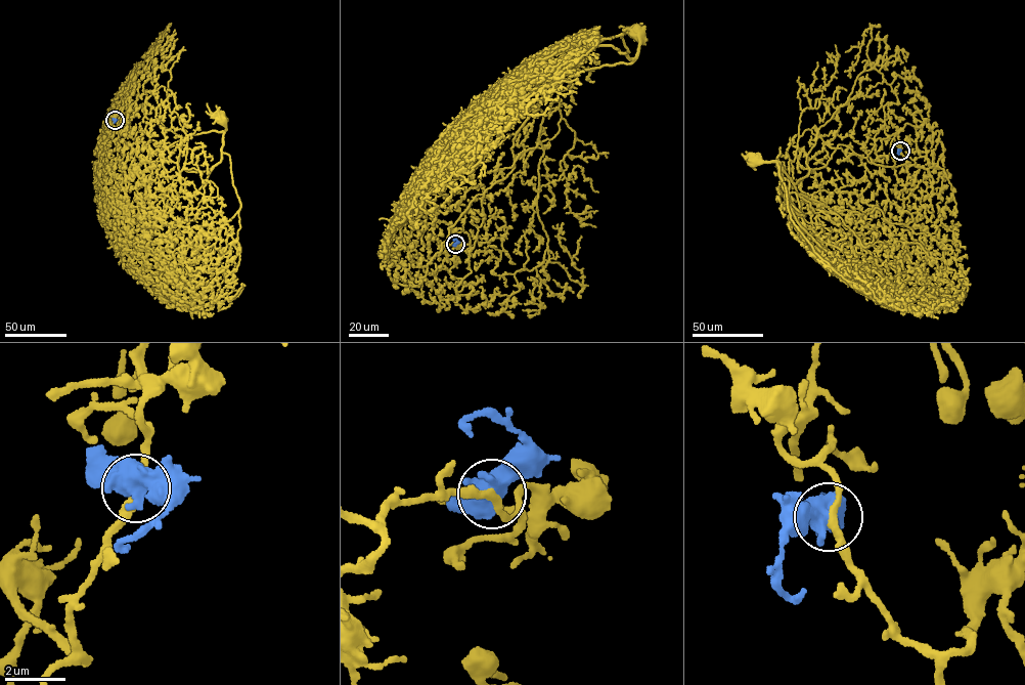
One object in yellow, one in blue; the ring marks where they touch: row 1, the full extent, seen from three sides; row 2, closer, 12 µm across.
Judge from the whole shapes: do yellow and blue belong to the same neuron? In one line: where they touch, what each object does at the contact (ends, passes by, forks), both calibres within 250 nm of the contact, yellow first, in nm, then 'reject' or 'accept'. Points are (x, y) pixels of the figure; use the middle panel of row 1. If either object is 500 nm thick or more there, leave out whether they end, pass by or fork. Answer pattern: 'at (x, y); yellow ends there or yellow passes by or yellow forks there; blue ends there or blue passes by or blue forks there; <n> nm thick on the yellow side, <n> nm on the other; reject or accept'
at (455, 244); 240 nm thick on the yellow side, 650 nm on the other; accept

